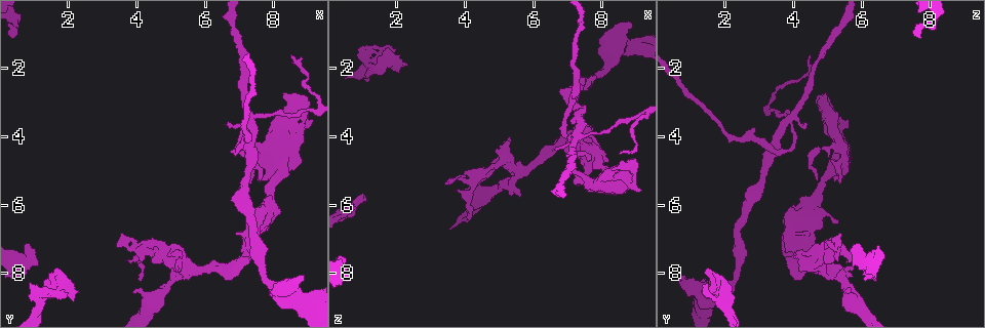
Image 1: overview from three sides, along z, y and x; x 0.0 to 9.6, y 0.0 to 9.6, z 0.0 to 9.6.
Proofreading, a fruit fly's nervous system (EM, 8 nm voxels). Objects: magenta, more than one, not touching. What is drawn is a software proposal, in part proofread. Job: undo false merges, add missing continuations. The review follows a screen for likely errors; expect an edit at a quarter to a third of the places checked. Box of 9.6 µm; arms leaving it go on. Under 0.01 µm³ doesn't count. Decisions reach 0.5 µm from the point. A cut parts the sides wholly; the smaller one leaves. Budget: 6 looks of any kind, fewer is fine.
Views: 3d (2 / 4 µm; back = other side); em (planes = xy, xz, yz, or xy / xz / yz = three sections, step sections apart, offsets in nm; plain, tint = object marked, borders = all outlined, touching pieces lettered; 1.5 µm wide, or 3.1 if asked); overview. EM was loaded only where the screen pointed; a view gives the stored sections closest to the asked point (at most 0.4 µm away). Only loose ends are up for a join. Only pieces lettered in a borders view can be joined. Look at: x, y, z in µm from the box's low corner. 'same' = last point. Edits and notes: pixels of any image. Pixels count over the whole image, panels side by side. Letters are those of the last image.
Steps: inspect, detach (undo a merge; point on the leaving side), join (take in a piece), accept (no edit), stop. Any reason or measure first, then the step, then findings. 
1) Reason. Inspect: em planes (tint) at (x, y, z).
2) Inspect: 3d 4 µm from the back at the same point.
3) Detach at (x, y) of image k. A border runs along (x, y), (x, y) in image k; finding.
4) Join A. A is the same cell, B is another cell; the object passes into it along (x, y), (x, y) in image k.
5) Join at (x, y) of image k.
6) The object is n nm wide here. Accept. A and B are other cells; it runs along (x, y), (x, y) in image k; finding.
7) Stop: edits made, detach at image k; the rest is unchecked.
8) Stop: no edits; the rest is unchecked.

An open end. Inspect: 3d 2 µm at (2.30, 8.55, 1.85).

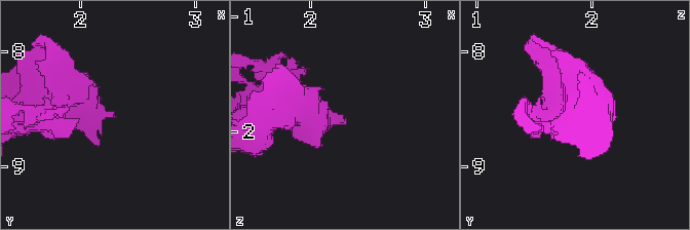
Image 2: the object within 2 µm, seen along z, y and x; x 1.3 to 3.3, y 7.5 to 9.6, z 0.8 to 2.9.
Shape alone is not enough. Inspect: em planes (borders) at (2.30, 8.56, 1.86).

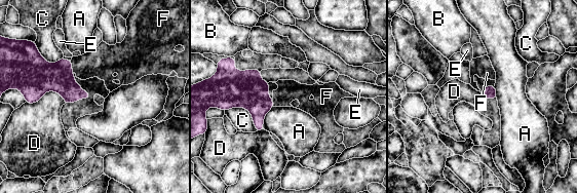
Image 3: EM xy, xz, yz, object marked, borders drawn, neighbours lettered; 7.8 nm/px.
Join F. F is the same cell, A, B, C, D and E are other cells; the object passes into it along (41, 76), (71, 66), (102, 62) in image 3; the neuron continues.

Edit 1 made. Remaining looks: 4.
Inspect: overview.

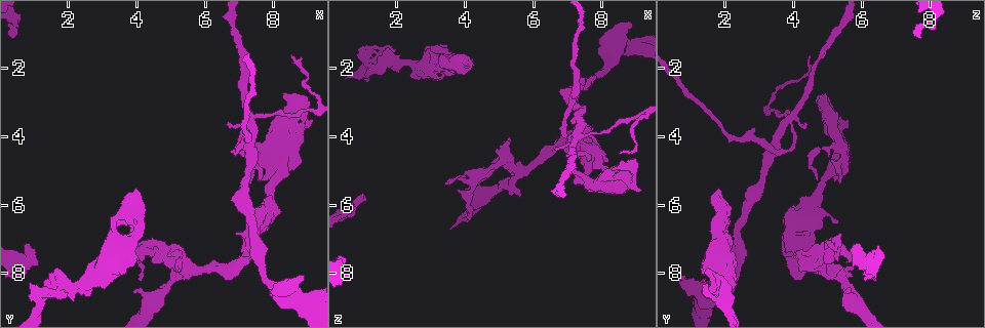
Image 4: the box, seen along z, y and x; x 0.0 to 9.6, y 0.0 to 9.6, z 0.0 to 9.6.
Three arms meet. Inspect: 3d 2 µm at (7.35, 3.40, 3.85).

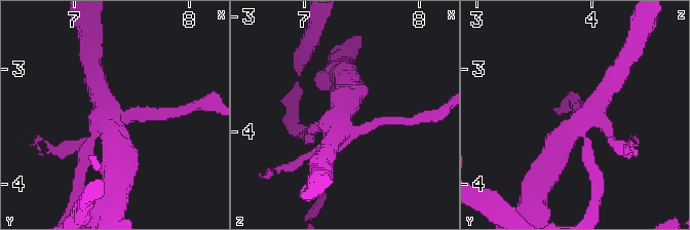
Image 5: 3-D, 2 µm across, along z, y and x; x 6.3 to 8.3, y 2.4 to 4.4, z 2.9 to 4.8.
Need the tissue. Inspect: em planes (borders) at (7.30, 3.44, 3.92).

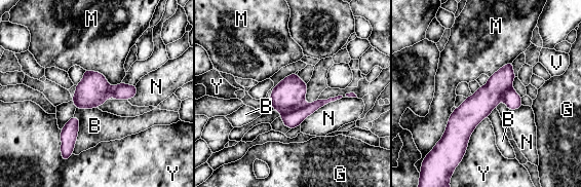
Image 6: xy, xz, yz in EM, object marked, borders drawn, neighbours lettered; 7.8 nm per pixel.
Detach at (292, 119) of image 6. B, G, M, N, V and Y are other cells; a border runs along (305, 103), (281, 115) in image 6; two neurons meet here.

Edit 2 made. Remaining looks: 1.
Stop: edits made, join at image 3, detach at image 6; the rest is unchecked.

